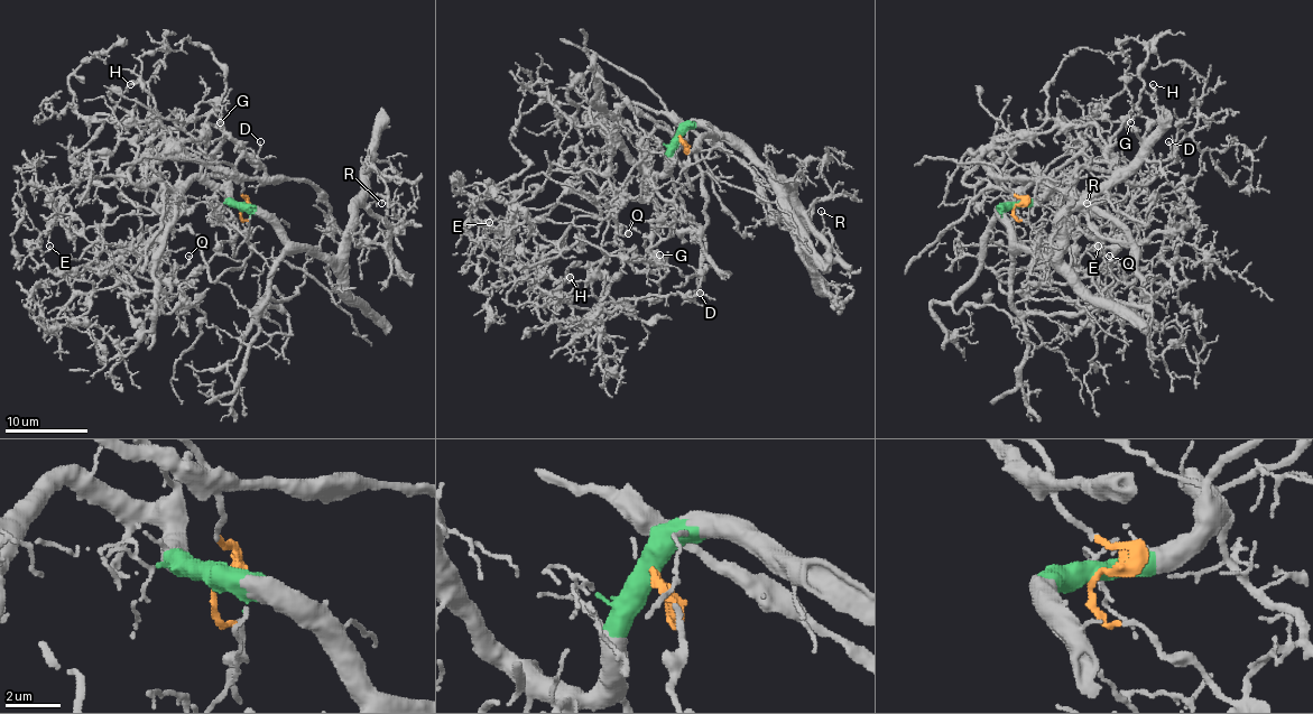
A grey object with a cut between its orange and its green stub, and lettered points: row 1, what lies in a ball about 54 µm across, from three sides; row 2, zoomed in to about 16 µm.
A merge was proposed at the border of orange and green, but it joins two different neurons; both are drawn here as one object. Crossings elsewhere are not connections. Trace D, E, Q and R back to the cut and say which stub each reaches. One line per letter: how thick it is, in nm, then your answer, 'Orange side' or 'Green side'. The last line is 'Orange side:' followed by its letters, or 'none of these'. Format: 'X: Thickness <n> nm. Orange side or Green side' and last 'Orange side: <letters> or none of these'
D: Thickness 130 nm. Green side
E: Thickness 140 nm. Orange side
Q: Thickness 70 nm. Green side
R: Thickness 100 nm. Green side
Orange side: E

